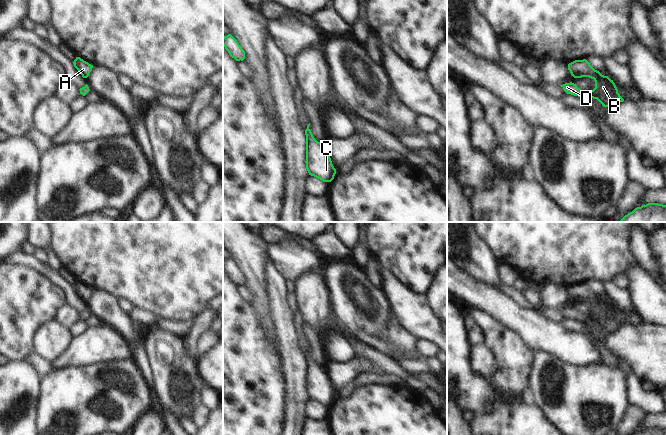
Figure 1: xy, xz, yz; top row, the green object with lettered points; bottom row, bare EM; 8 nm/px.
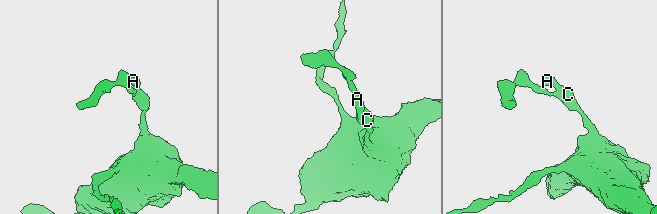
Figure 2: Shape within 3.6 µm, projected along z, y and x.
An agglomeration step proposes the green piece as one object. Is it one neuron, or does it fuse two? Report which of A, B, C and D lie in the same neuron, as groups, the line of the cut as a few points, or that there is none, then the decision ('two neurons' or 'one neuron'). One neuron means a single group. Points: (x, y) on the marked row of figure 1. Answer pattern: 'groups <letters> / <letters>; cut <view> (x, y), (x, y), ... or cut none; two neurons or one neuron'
groups A B C D; cut none; one neuron

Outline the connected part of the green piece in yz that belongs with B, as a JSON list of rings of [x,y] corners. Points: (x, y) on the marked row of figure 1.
[[[586,59],[569,63],[568,70],[574,78],[589,77],[593,79],[595,88],[591,91],[581,91],[572,82],[560,85],[567,94],[578,96],[583,100],[587,98],[597,99],[604,107],[611,107],[613,103],[624,101],[613,80],[595,70]]]

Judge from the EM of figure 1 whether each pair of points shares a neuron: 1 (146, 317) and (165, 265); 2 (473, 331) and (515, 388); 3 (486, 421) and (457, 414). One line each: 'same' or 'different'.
1: different
2: different
3: different

